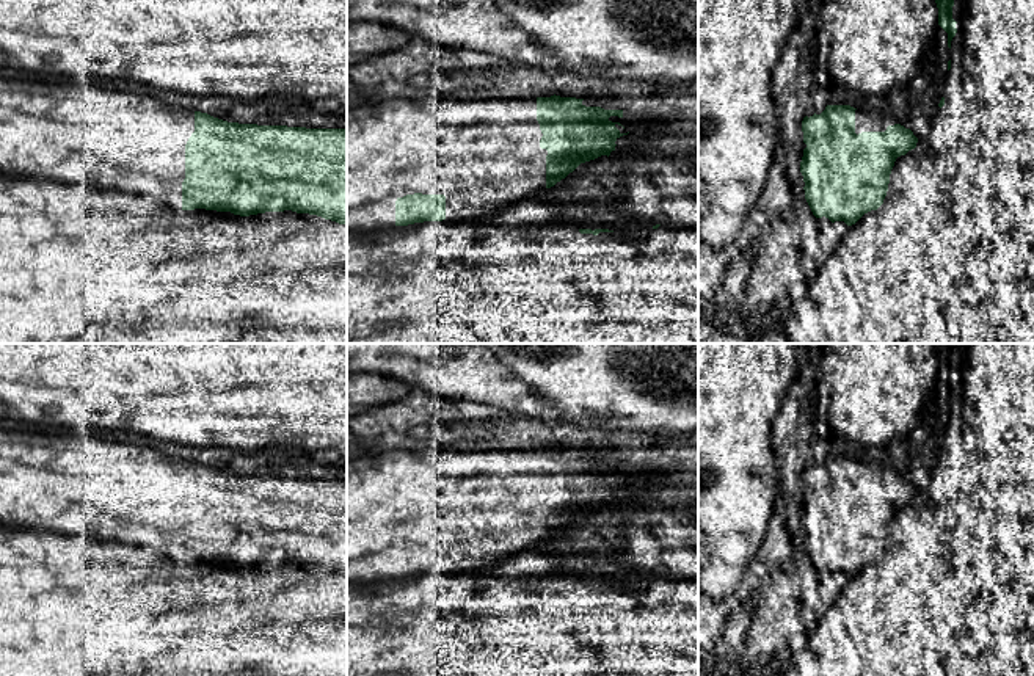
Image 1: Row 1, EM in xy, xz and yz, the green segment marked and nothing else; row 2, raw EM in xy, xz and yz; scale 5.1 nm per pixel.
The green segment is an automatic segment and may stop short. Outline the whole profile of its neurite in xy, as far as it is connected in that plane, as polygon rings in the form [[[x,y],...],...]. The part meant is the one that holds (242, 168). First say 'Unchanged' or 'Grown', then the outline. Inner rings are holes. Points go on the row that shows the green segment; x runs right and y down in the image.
Grown. [[[0,77],[0,173],[122,190],[177,210],[206,209],[240,216],[292,210],[347,224],[347,129],[228,122],[93,83]]]

